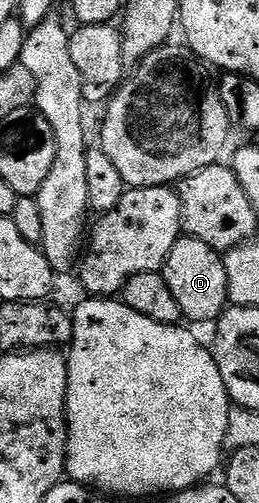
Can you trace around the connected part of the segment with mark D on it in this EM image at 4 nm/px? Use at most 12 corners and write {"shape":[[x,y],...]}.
{"shape":[[182,236],[163,273],[186,319],[230,305],[225,259]]}

